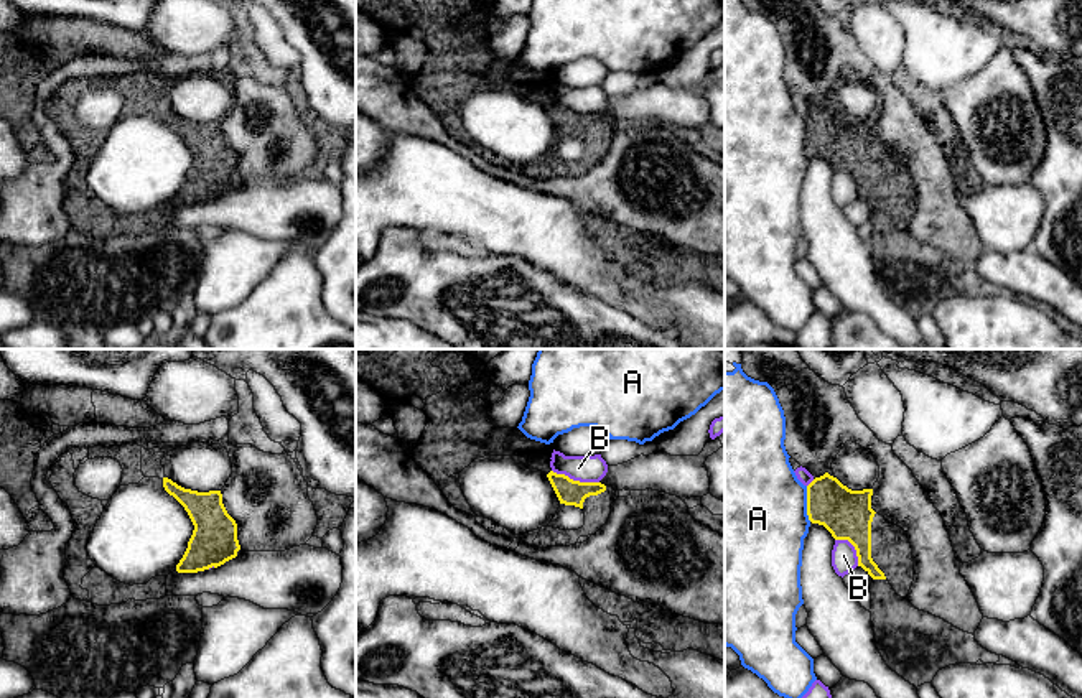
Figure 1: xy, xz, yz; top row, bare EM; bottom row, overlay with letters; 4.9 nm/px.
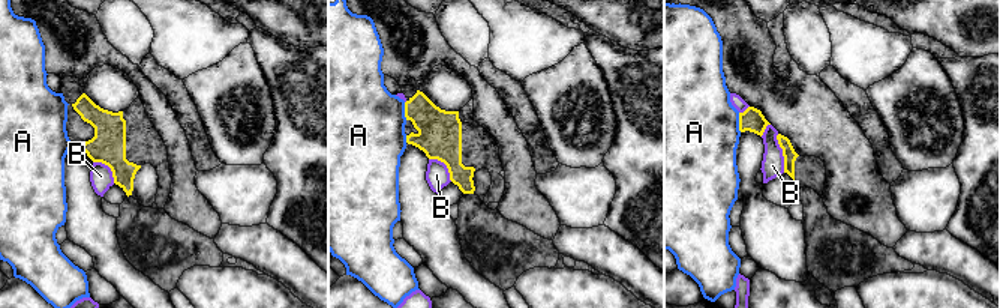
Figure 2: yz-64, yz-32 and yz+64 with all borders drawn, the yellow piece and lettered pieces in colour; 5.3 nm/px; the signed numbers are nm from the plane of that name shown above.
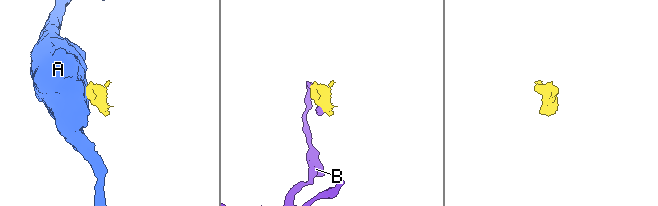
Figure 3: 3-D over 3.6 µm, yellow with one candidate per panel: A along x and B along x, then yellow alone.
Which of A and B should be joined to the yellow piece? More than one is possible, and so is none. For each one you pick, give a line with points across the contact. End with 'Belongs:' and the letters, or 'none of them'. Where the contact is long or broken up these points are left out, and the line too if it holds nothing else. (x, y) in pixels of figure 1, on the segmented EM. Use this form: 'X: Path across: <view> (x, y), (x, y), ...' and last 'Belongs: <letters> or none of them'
Belongs: none of them

